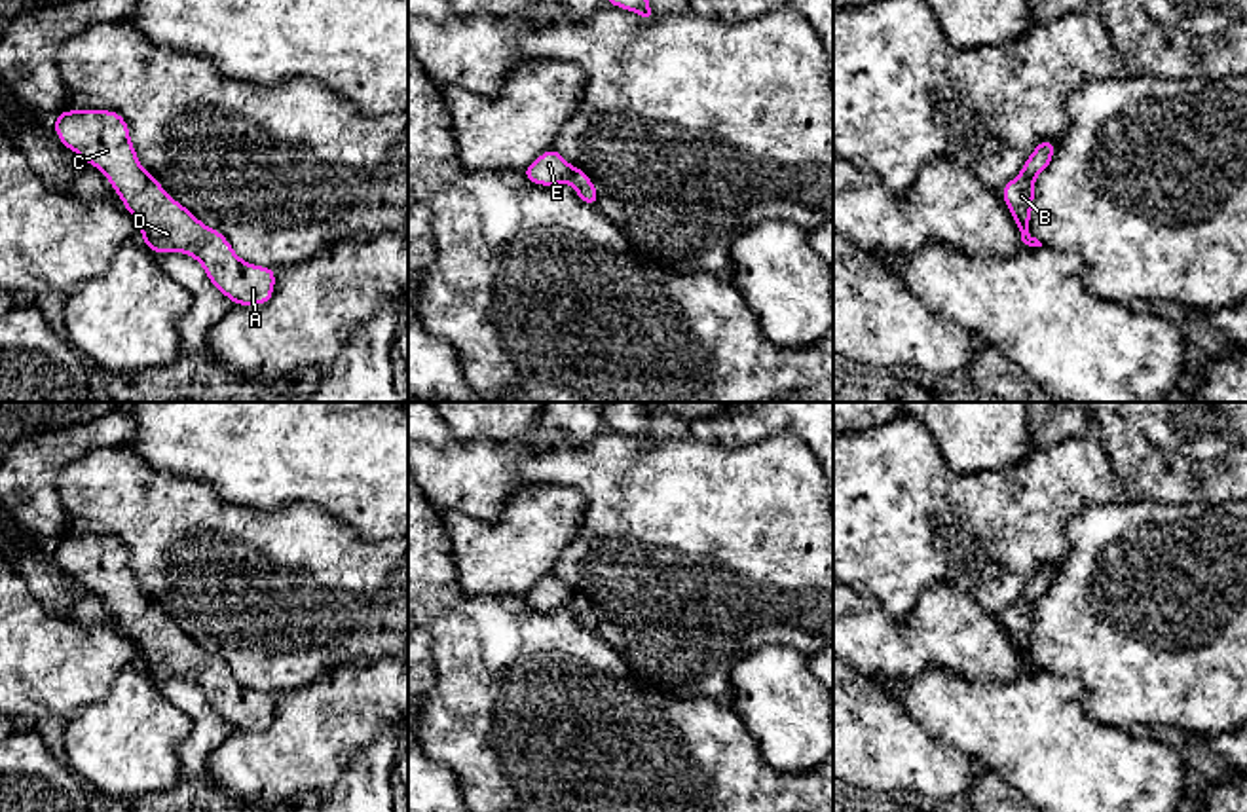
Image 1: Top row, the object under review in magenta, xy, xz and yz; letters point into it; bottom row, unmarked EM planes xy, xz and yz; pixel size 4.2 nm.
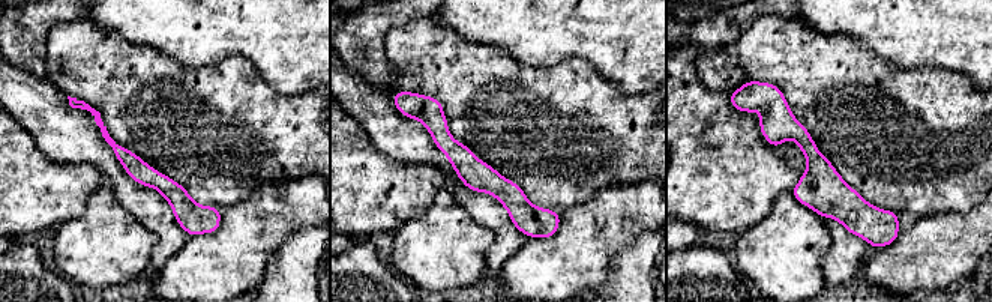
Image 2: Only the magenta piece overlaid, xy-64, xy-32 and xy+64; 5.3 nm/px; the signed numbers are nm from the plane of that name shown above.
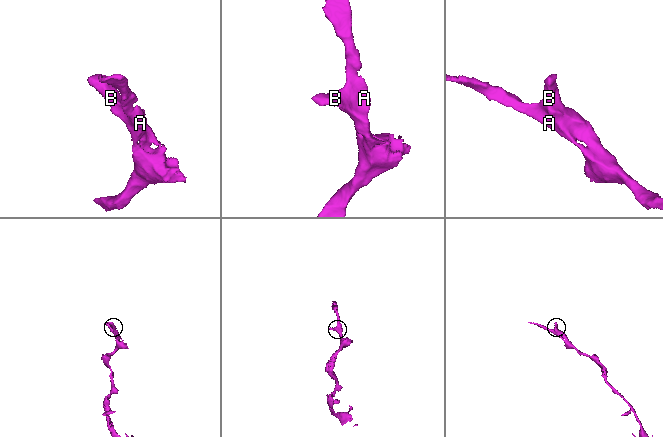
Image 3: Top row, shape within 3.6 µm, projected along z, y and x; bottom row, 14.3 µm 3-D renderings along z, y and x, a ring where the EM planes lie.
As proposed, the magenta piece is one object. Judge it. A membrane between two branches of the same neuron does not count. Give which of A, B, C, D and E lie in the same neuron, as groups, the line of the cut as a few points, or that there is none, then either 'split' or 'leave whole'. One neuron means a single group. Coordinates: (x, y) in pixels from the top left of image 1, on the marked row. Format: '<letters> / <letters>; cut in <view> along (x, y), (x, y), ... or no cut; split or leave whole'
A B C D E; no cut; leave whole

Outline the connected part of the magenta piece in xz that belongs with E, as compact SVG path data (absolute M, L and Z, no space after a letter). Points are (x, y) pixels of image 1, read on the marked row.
M554 148L543 152L522 175L537 186L571 184L579 199L590 207L598 203L598 190L586 173L569 165Z

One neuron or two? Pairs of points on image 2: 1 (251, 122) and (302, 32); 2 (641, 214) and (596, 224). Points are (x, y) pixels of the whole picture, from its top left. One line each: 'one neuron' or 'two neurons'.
1: two neurons
2: one neuron

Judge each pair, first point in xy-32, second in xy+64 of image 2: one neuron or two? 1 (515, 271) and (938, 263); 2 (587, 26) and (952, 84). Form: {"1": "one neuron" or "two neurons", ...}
{"1": "one neuron", "2": "two neurons"}

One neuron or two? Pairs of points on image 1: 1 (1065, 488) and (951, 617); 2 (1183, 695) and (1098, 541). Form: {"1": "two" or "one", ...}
{"1": "two", "2": "one"}

